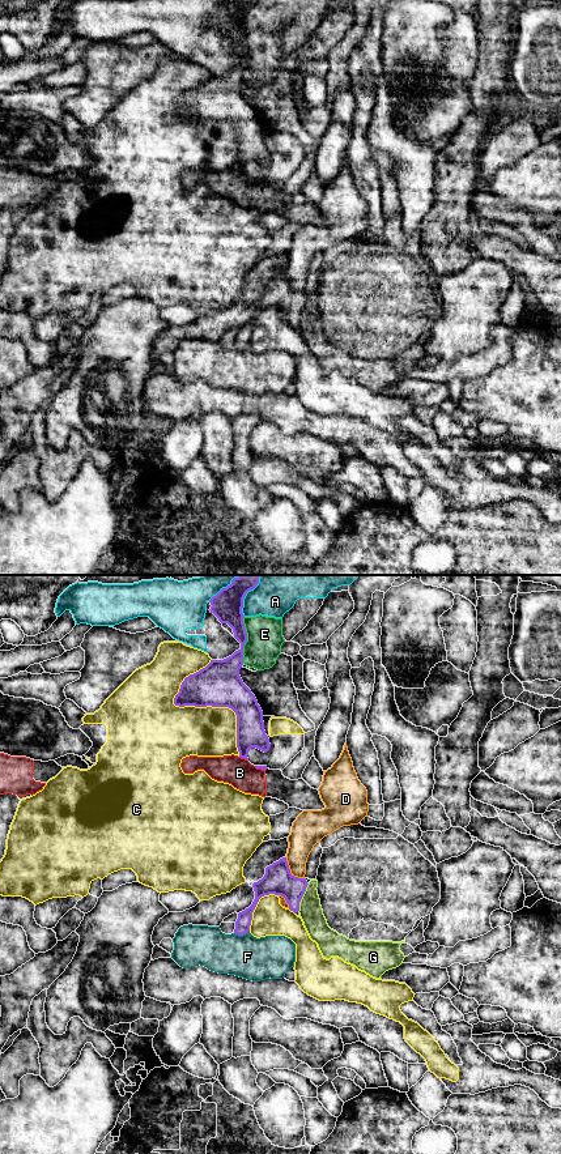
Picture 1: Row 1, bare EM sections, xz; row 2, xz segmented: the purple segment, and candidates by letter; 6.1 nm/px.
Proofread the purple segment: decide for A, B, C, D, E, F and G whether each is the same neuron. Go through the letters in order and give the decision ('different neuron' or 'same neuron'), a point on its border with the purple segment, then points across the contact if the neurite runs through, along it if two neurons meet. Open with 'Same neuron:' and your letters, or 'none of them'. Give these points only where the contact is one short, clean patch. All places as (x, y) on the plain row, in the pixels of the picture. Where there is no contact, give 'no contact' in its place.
Same neuron: none of them
A: different neuron; meets purple in xz at (242, 15)
B: different neuron; meets purple in xz at (243, 171)
C: different neuron; meets purple in xz at (200, 120)
D: different neuron; meets purple in xz at (289, 286)
E: different neuron; meets purple in xz at (246, 55); border along xz (245, 32), (246, 56), (242, 77)
F: different neuron; meets purple in xz at (241, 349)
G: different neuron; meets purple in xz at (301, 313); border along xz (309, 298), (297, 326)

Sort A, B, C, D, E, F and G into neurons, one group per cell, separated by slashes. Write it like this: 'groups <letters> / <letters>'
groups A E / B / C / D / F / G

